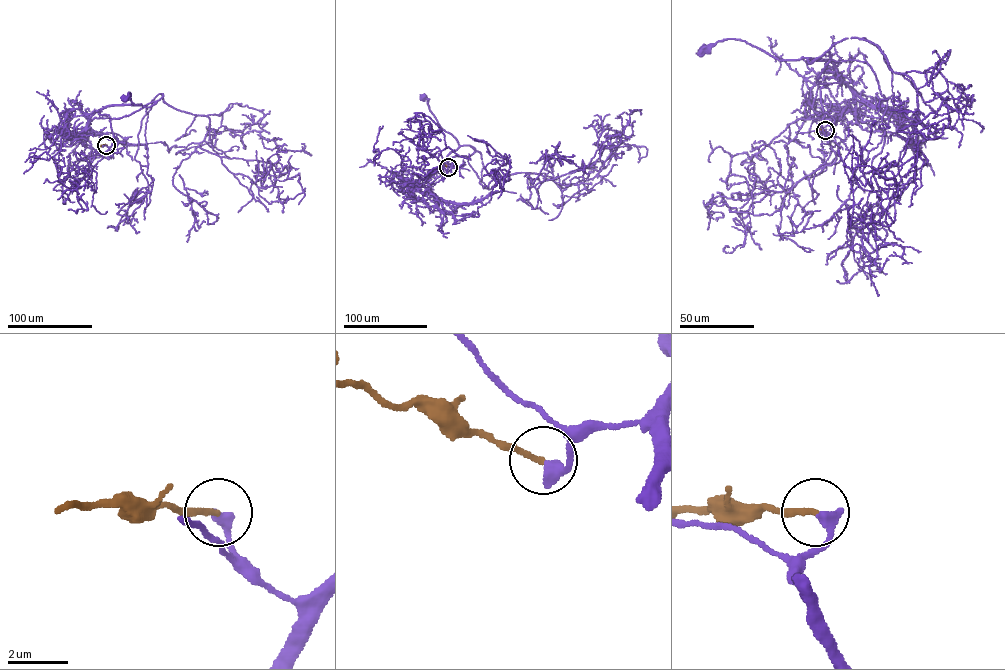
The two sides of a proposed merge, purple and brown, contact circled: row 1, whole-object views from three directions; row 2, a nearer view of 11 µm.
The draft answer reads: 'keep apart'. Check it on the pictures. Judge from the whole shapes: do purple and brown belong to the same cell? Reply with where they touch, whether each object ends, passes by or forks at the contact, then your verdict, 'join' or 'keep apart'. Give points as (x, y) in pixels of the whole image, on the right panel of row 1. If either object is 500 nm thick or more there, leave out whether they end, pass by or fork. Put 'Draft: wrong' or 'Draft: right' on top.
Draft: right
place (825, 130); purple ends; brown ends; keep apart

